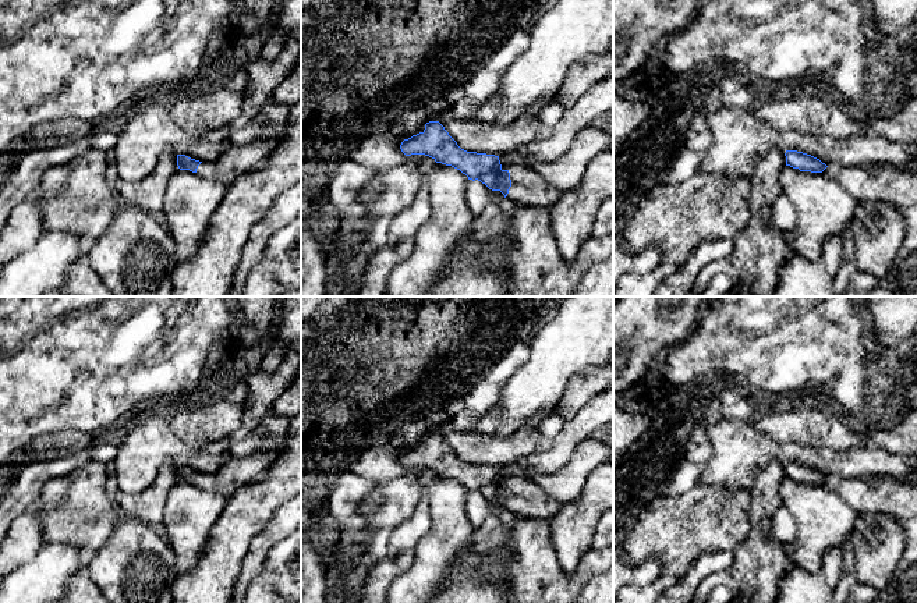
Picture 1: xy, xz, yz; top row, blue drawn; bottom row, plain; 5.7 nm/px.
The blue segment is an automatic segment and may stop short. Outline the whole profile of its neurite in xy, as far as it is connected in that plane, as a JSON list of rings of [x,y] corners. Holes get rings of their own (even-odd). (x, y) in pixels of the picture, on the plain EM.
[[[268,414],[256,429],[265,433],[266,446],[248,457],[230,457],[215,473],[199,473],[185,467],[177,467],[180,482],[190,482],[201,489],[231,496],[236,490],[248,485],[276,458],[276,437],[284,434],[288,419],[275,414]]]

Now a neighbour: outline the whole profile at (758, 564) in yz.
[[[772,461],[755,473],[750,486],[750,533],[733,551],[729,571],[739,582],[740,603],[776,603],[780,581],[793,568],[783,545],[771,538],[772,518],[782,506],[785,464]]]

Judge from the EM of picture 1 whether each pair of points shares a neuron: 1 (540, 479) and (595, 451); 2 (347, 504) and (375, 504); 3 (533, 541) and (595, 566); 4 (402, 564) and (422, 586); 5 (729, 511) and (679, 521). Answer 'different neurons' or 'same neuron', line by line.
1: same neuron
2: different neurons
3: same neuron
4: different neurons
5: same neuron

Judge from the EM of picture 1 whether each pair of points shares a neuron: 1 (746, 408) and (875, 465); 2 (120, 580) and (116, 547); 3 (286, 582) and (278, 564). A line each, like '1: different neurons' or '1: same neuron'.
1: different neurons
2: same neuron
3: same neuron

